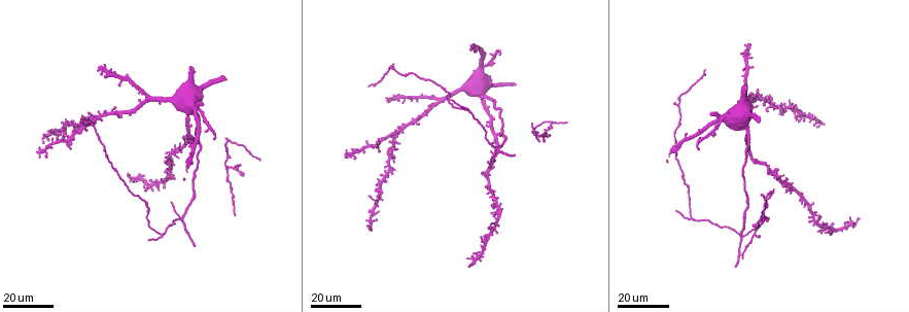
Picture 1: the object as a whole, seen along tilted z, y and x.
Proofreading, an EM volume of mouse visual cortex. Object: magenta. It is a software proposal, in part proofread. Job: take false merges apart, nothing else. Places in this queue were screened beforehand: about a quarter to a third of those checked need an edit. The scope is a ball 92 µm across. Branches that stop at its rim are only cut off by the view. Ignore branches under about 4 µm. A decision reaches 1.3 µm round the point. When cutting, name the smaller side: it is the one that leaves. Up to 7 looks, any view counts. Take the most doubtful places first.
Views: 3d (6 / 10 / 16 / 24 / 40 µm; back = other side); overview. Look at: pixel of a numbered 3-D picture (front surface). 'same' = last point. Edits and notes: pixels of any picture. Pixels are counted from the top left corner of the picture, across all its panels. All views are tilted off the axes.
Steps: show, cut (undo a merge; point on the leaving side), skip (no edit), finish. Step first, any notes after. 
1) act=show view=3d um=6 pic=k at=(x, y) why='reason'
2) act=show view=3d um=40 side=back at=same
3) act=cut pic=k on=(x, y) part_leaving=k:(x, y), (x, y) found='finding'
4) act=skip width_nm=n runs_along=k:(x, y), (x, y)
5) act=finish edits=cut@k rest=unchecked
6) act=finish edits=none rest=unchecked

act=show view=3d um=16 pic=1 at=(227, 167) why='four arms meet'

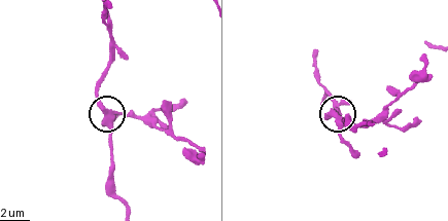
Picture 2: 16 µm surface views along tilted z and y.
act=show view=3d um=10 pic=2 at=(111, 117) why='closer look'

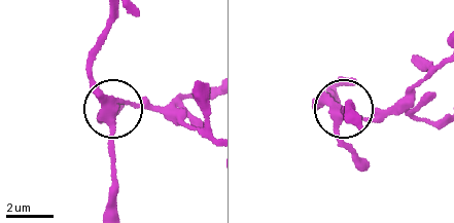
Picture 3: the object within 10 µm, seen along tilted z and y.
act=cut pic=3 on=(149, 106) part_leaving=3:(118, 104), (151, 106), (207, 134) found='a second cell is stuck on'

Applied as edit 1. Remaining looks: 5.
act=show view=3d um=24 pic=1 at=(497, 147) why='three arms meet'

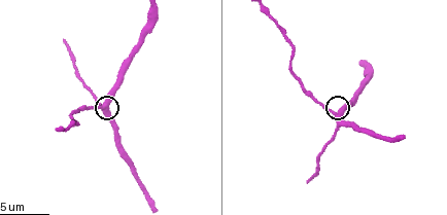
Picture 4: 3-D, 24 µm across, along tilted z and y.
act=show view=3d um=10 pic=4 at=(104, 107)

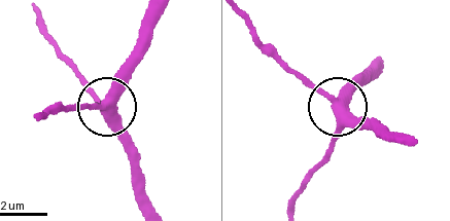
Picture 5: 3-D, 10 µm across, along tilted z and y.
act=skip runs_along=5:(165, 9), (110, 106), (115, 135), (129, 147) found='all the same cell'

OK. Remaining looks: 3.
act=show view=3d um=24 pic=1 at=(228, 139) why='branch point'

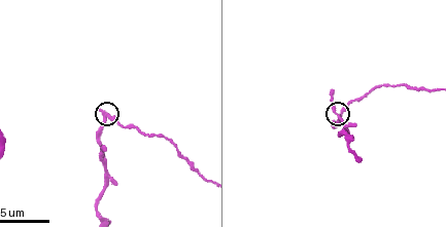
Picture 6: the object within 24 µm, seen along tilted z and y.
act=show view=3d um=10 pic=6 at=(105, 119)

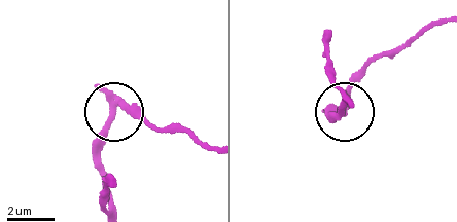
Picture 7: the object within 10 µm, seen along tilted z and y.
act=cut pic=7 on=(130, 111) side_arm_um=18 part_leaving=7:(114, 102), (160, 127), (191, 134), (212, 145) found='a second cell is stuck on'

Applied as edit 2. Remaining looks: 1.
act=finish edits=cut@3,cut@7 rest=unchecked

